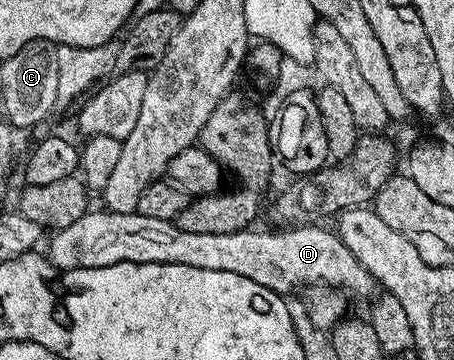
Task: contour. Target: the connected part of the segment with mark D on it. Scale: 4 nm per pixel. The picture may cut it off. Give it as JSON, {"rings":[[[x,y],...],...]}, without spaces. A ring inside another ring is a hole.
{"rings":[[[105,208],[88,212],[76,220],[76,224],[68,224],[68,228],[53,231],[48,249],[48,257],[59,271],[76,268],[104,268],[105,266],[125,266],[127,264],[144,264],[145,266],[187,266],[200,268],[208,274],[235,274],[248,276],[248,280],[256,280],[256,284],[264,284],[265,290],[273,290],[275,295],[285,296],[311,284],[341,288],[347,295],[355,294],[358,298],[369,299],[375,293],[374,277],[362,267],[360,260],[348,252],[333,229],[325,230],[322,224],[299,224],[293,228],[267,228],[258,230],[251,228],[240,232],[224,232],[223,234],[201,234],[201,232],[184,232],[174,220],[156,220],[152,216],[140,213],[114,214]]]}

